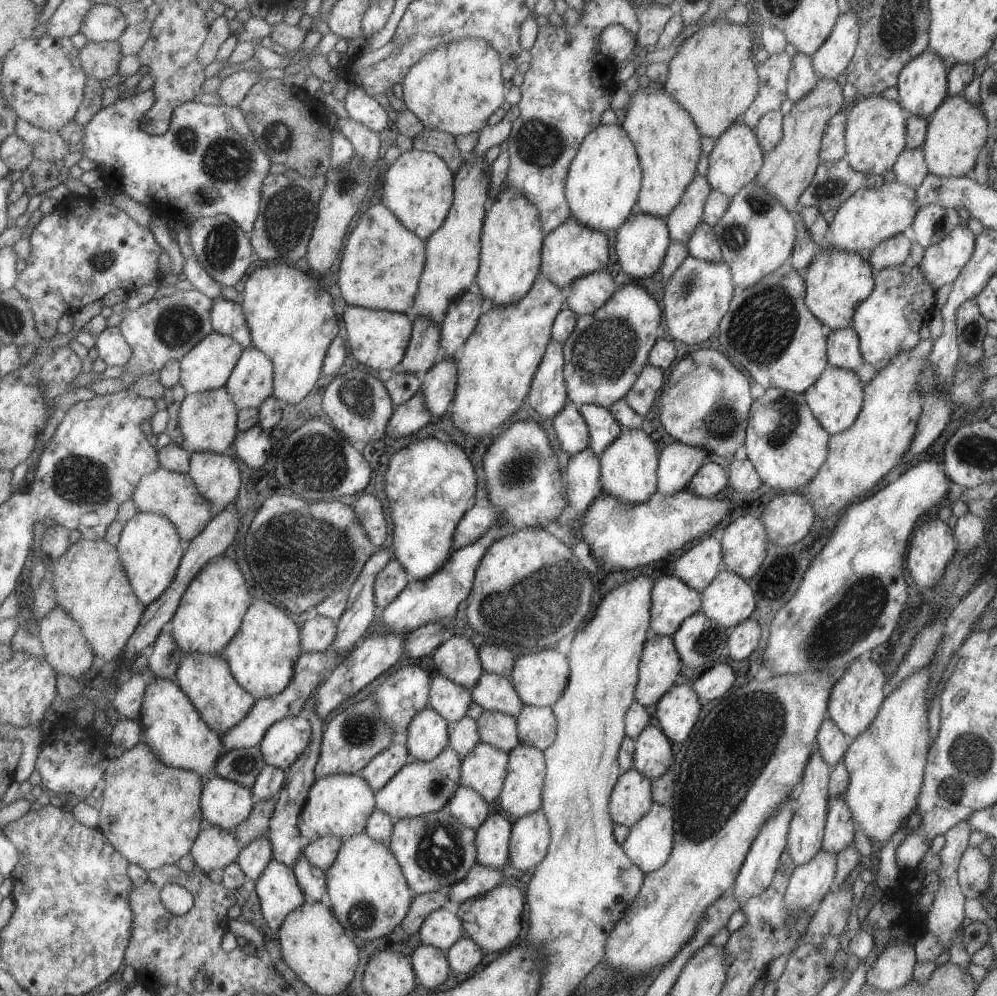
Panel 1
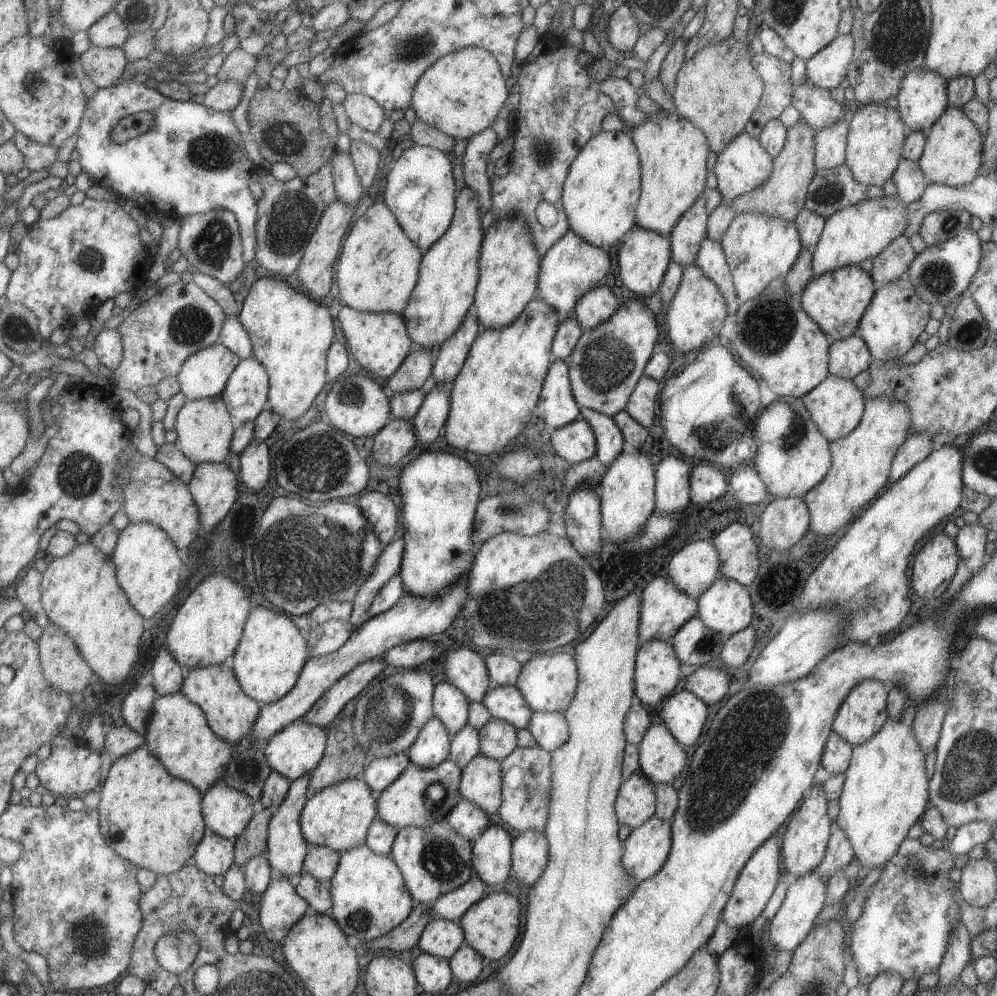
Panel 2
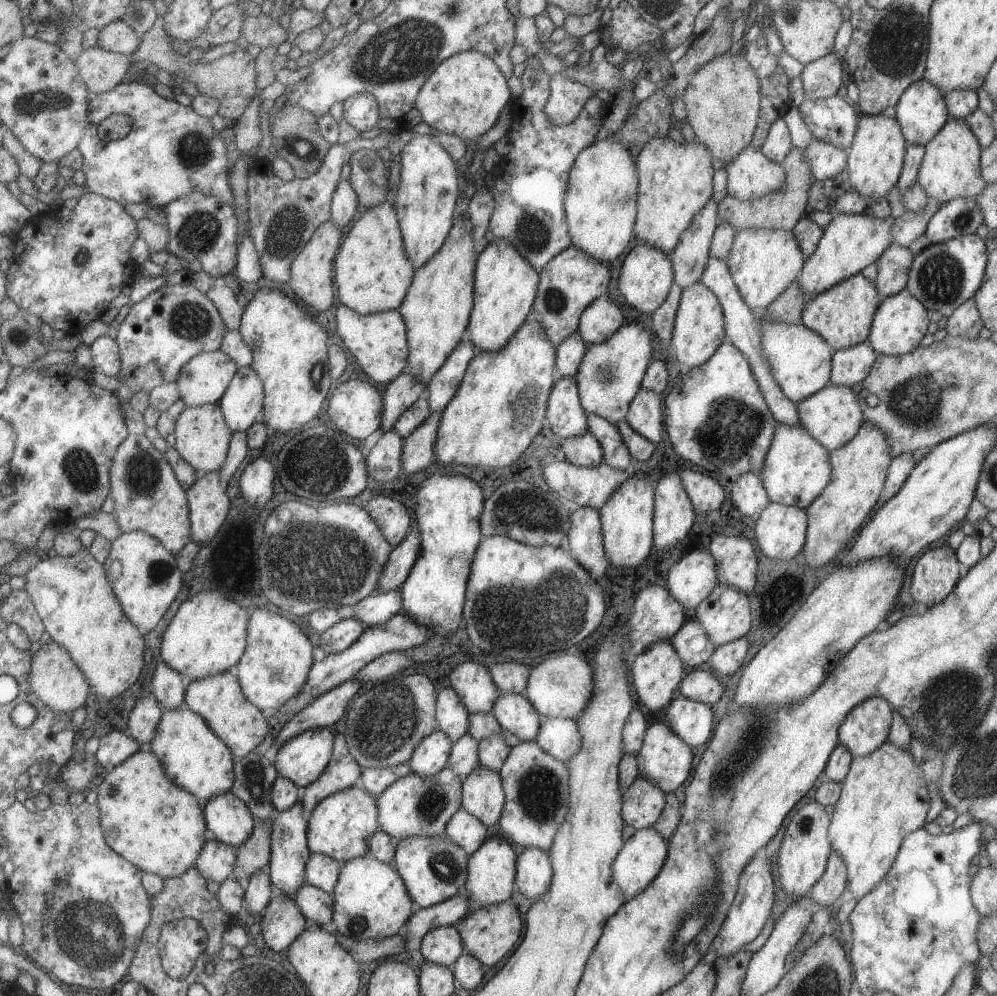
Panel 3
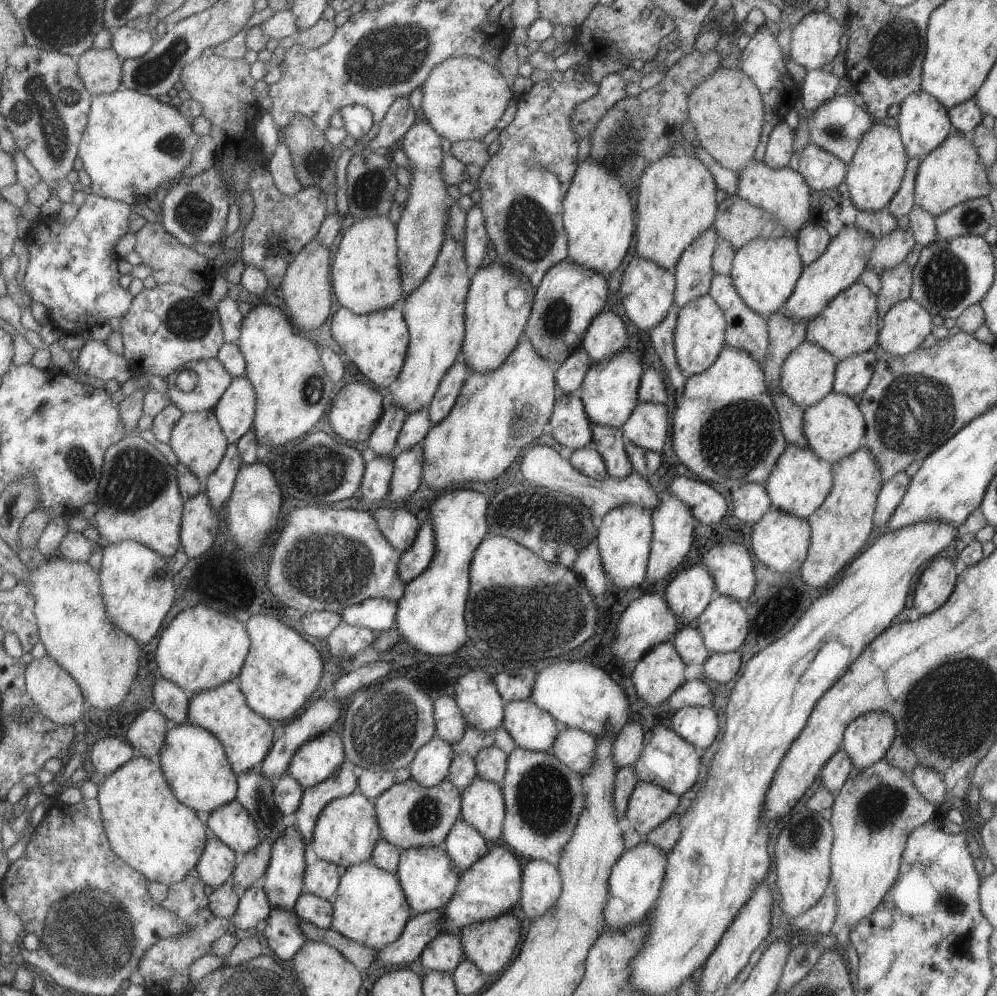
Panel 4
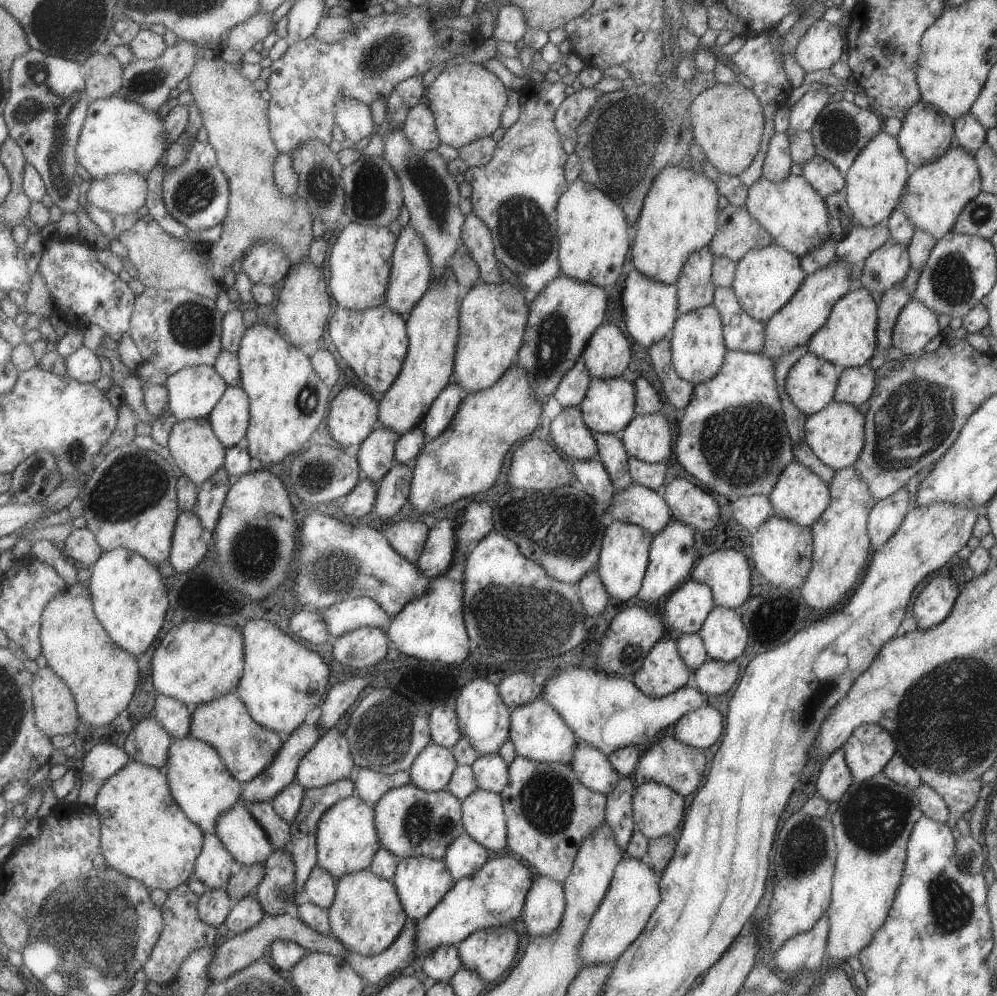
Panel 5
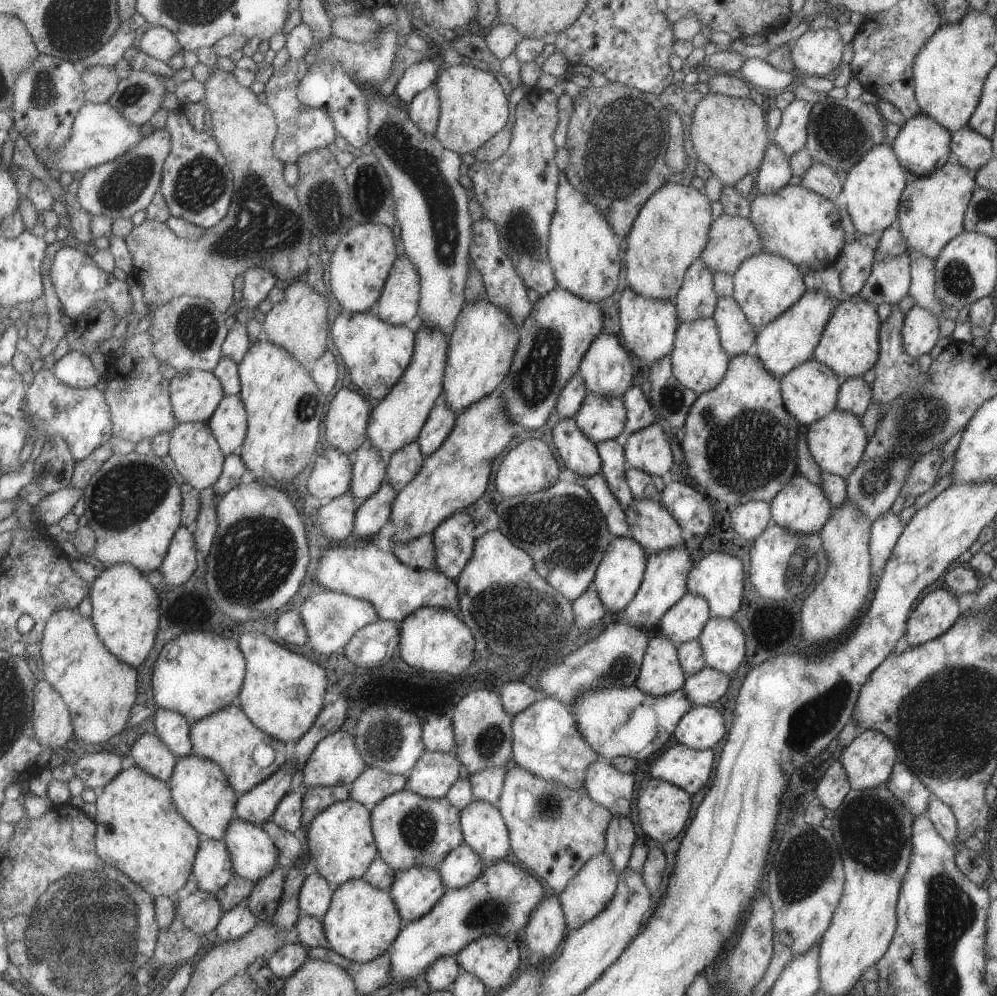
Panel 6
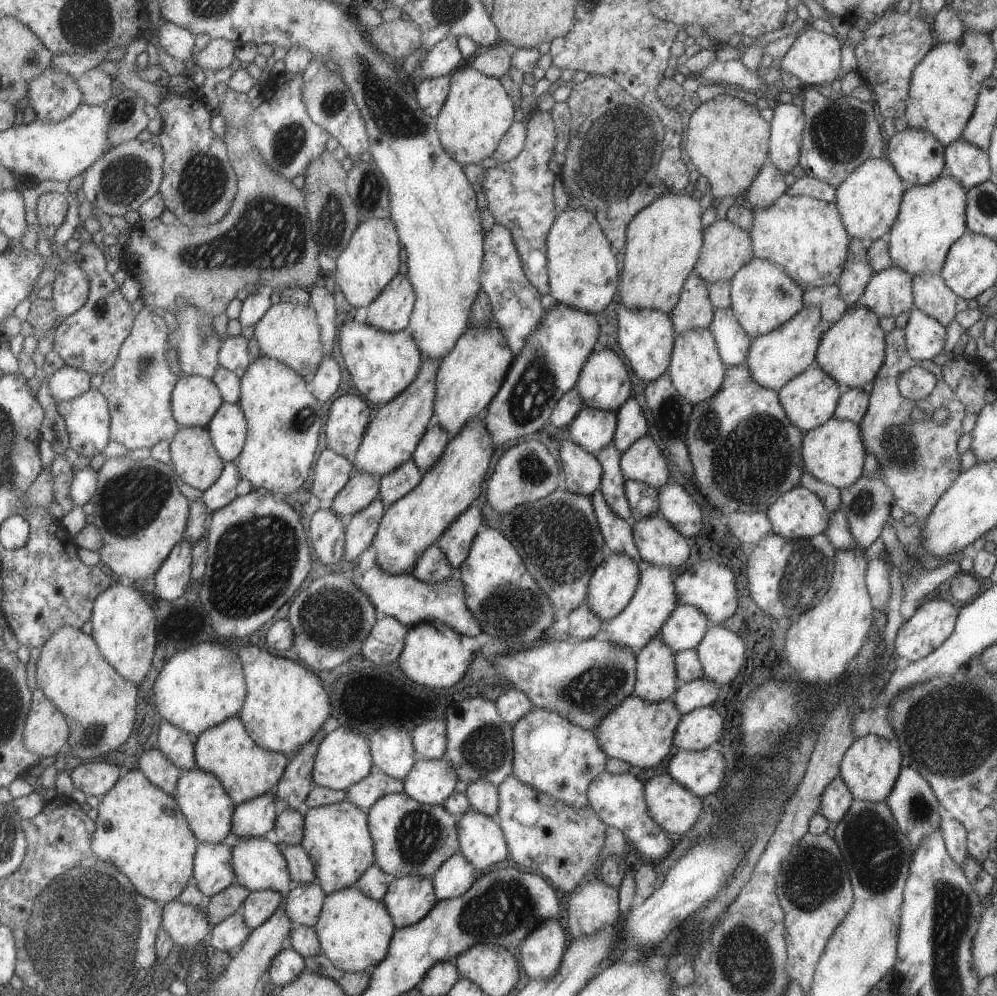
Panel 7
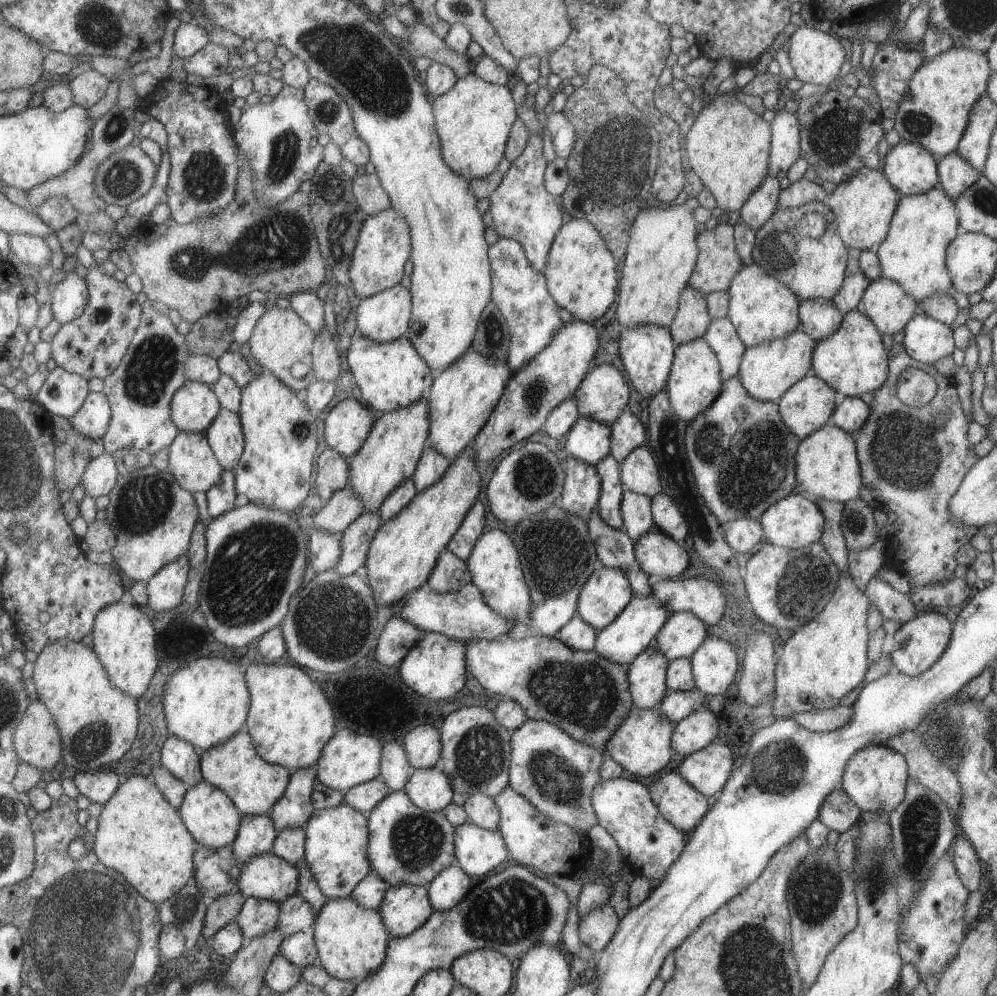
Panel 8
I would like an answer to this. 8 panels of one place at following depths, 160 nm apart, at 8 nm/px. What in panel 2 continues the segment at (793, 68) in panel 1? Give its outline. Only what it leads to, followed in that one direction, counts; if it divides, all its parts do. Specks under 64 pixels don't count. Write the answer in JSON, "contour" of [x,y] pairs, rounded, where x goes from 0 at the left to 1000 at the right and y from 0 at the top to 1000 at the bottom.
{"contour":[[[808,80],[794,86],[793,105],[815,132],[838,127],[838,122],[846,120],[849,115],[849,105],[840,104],[831,96],[831,91],[819,88]]]}

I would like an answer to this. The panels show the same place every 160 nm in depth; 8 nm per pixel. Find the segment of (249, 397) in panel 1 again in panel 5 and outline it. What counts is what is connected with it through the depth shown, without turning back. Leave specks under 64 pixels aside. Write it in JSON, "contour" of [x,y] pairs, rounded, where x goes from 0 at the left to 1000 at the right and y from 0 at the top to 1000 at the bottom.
{"contour":[[[229,388],[210,413],[212,430],[226,450],[244,445],[250,426],[249,410],[249,398],[242,388]]]}

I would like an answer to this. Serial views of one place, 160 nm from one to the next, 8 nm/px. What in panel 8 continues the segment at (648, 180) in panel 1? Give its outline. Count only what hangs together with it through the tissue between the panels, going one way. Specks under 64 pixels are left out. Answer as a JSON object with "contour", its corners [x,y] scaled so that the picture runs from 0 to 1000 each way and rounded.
{"contour":[[[686,205],[644,210],[636,217],[620,286],[621,303],[617,317],[621,327],[633,329],[655,325],[670,329],[673,326],[682,295],[690,287],[689,281],[698,265],[700,236],[697,227],[694,214]]]}

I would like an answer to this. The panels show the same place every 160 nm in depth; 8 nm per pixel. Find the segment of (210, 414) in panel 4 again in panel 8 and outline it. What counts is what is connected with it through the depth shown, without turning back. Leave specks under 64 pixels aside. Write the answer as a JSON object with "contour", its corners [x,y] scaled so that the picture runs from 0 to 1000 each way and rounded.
{"contour":[[[180,433],[169,449],[169,473],[182,491],[194,496],[196,494],[207,495],[214,486],[219,485],[223,471],[216,462],[204,435]]]}

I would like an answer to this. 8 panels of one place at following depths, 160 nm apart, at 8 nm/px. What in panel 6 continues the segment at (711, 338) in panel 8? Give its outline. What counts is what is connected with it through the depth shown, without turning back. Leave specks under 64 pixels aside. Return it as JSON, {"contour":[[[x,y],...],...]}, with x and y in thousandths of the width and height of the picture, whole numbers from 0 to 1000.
{"contour":[[[734,298],[720,299],[714,319],[722,347],[732,359],[741,355],[758,355],[758,331],[749,323]]]}

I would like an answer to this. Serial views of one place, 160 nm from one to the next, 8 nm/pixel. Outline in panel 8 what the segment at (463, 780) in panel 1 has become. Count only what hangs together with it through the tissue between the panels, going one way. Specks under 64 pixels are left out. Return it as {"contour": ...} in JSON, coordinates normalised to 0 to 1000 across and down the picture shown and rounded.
{"contour":[[[472,825],[455,831],[455,861],[458,869],[475,885],[511,863],[505,841],[499,833],[484,833]]]}

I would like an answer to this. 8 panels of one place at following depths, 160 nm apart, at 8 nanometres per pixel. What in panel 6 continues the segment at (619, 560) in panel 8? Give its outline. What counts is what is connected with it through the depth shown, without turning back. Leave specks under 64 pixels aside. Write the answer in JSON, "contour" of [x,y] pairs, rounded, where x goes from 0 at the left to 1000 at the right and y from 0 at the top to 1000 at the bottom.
{"contour":[[[602,474],[595,476],[595,478],[582,478],[579,485],[591,494],[594,502],[598,505],[605,522],[607,522],[611,536],[615,539],[633,540],[626,512],[621,504],[615,500],[615,496],[611,494]]]}

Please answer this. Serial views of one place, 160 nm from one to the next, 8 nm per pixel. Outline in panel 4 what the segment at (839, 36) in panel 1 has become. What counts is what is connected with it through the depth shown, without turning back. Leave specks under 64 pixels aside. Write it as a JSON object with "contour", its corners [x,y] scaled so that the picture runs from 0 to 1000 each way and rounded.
{"contour":[[[829,68],[811,69],[801,85],[802,107],[807,112],[813,112],[825,101],[838,96],[840,76]]]}

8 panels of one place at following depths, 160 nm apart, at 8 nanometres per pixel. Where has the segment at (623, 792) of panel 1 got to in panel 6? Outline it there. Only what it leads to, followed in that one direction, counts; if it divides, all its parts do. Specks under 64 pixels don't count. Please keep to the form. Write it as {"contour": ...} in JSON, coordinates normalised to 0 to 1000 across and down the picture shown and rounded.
{"contour":[[[649,780],[641,787],[638,796],[639,825],[641,825],[643,835],[649,841],[665,848],[669,843],[677,841],[687,831],[687,825],[689,825],[691,813],[693,813],[693,801],[689,795],[667,783]]]}

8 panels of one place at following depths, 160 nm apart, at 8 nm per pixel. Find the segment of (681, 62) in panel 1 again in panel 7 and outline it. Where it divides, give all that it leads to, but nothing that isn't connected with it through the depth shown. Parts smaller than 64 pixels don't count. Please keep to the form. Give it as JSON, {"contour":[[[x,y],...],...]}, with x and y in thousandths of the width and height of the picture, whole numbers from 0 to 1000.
{"contour":[[[720,95],[709,102],[702,102],[692,115],[685,134],[684,151],[688,153],[700,174],[708,179],[713,187],[712,195],[716,200],[723,201],[727,197],[733,197],[737,202],[739,197],[750,191],[757,177],[770,161],[771,137],[772,122],[767,122],[761,116],[759,108],[745,103],[745,100],[730,95]]]}

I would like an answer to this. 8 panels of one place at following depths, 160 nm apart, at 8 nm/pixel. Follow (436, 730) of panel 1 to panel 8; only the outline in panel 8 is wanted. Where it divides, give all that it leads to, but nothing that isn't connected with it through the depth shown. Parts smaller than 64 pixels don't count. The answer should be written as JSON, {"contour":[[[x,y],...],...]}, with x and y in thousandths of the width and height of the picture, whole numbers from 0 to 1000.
{"contour":[[[436,769],[416,772],[404,795],[415,809],[426,815],[443,815],[454,800],[450,781]]]}

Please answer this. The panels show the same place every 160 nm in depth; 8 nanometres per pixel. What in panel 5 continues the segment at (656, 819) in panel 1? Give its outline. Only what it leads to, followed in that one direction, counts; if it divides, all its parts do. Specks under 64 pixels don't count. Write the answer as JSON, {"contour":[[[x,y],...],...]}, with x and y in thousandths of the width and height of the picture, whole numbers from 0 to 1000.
{"contour":[[[625,859],[617,868],[608,897],[595,917],[582,946],[583,971],[617,966],[618,962],[647,932],[651,919],[661,908],[662,896],[656,873],[647,862]]]}

